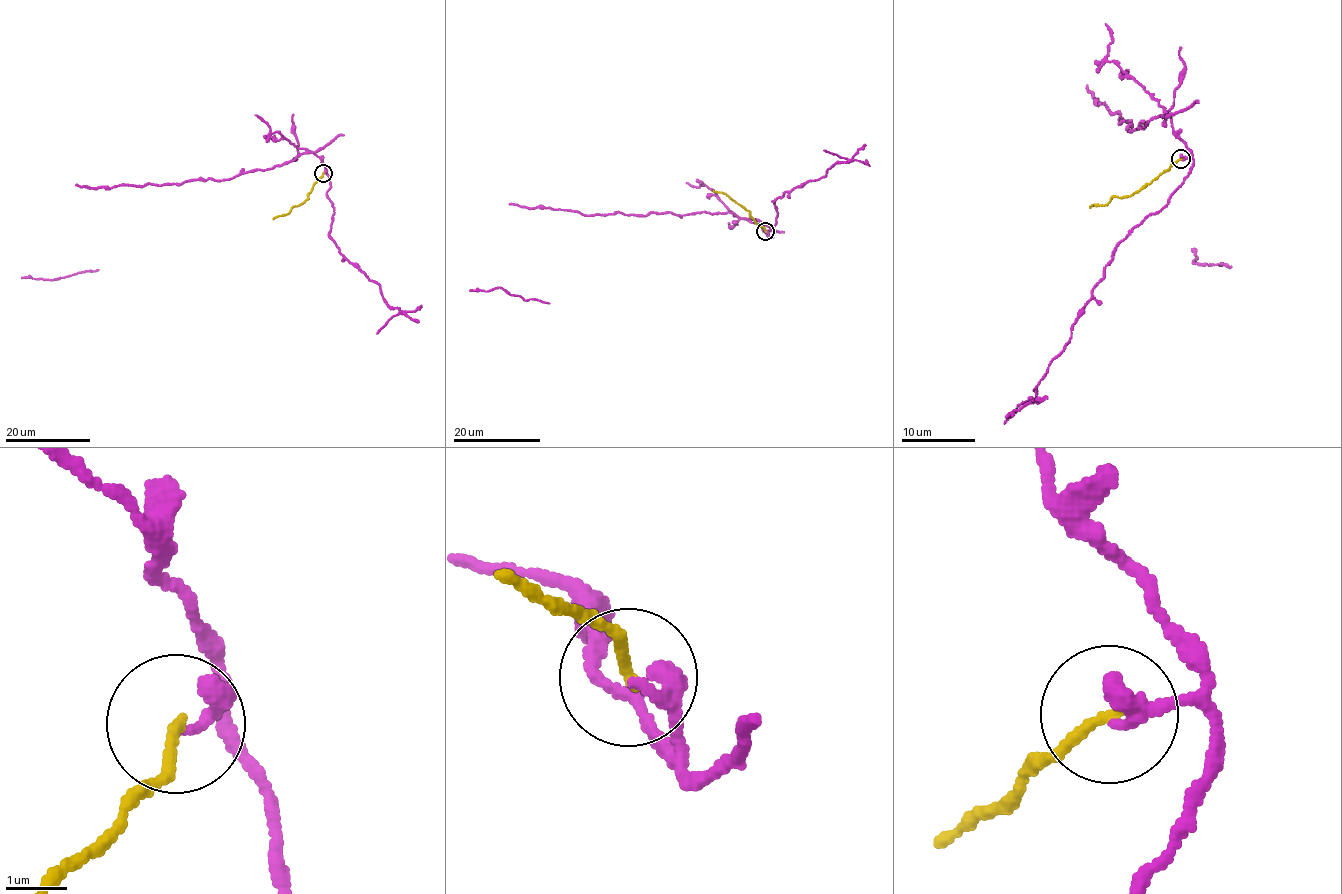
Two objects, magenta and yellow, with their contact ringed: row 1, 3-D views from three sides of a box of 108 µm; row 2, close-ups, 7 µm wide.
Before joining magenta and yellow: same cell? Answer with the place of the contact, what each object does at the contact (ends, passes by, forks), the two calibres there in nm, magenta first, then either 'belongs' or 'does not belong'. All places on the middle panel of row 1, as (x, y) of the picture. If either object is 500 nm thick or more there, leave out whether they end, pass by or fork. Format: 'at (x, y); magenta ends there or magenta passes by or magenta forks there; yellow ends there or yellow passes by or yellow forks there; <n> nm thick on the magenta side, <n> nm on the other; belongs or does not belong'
at (765, 231); magenta passes by; yellow ends there; 120 nm thick on the magenta side, 170 nm on the other; does not belong

